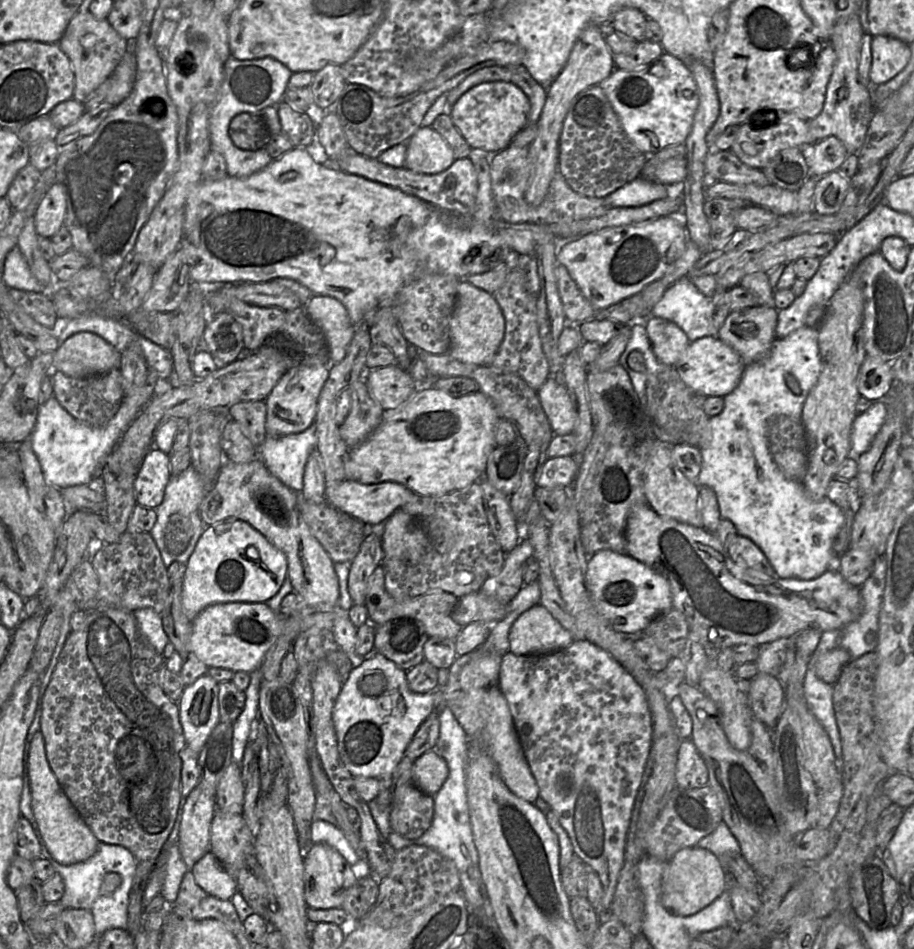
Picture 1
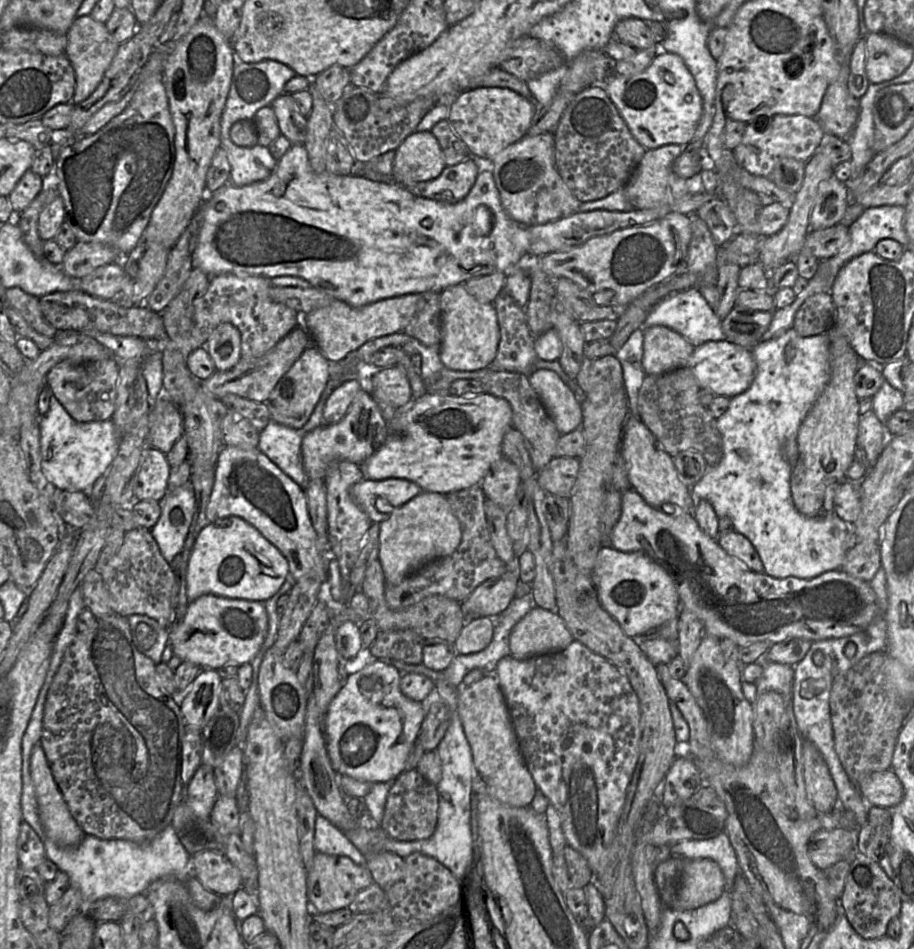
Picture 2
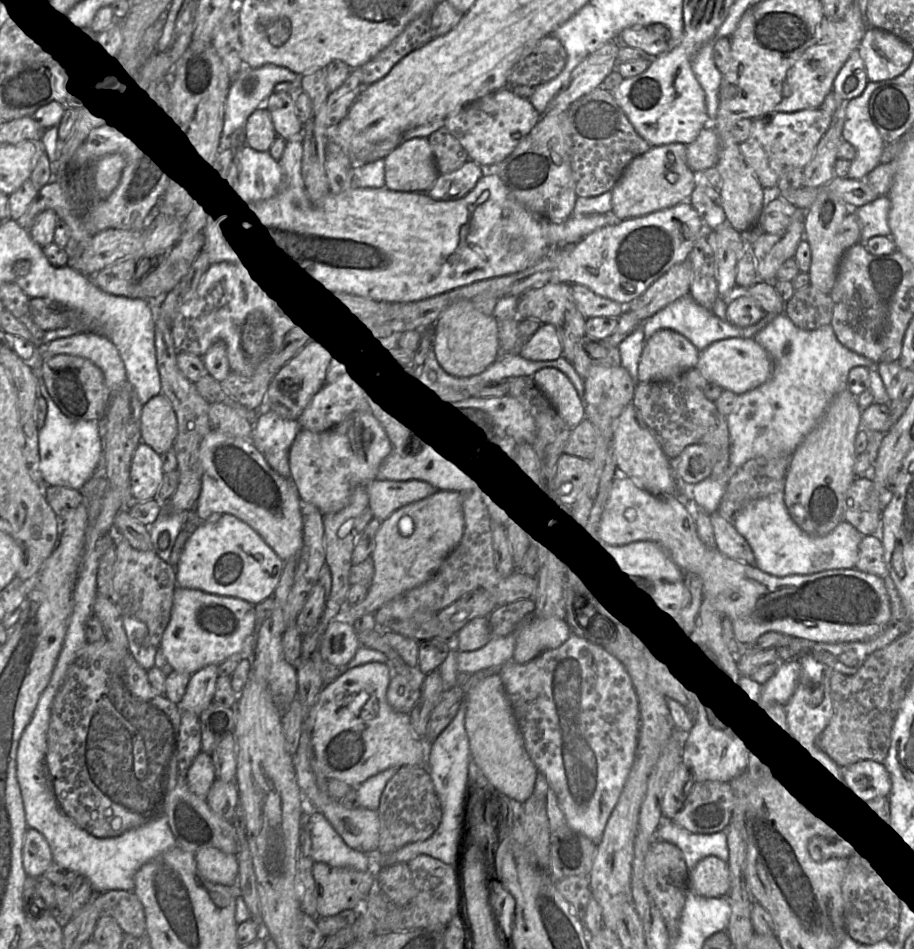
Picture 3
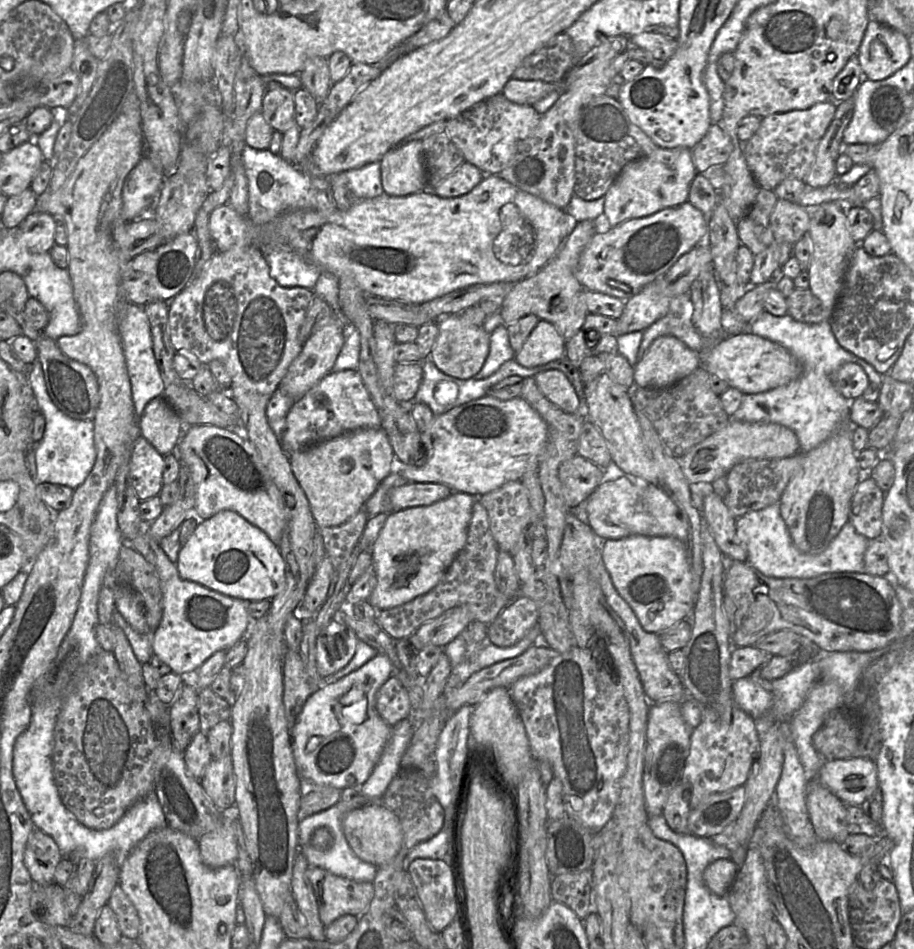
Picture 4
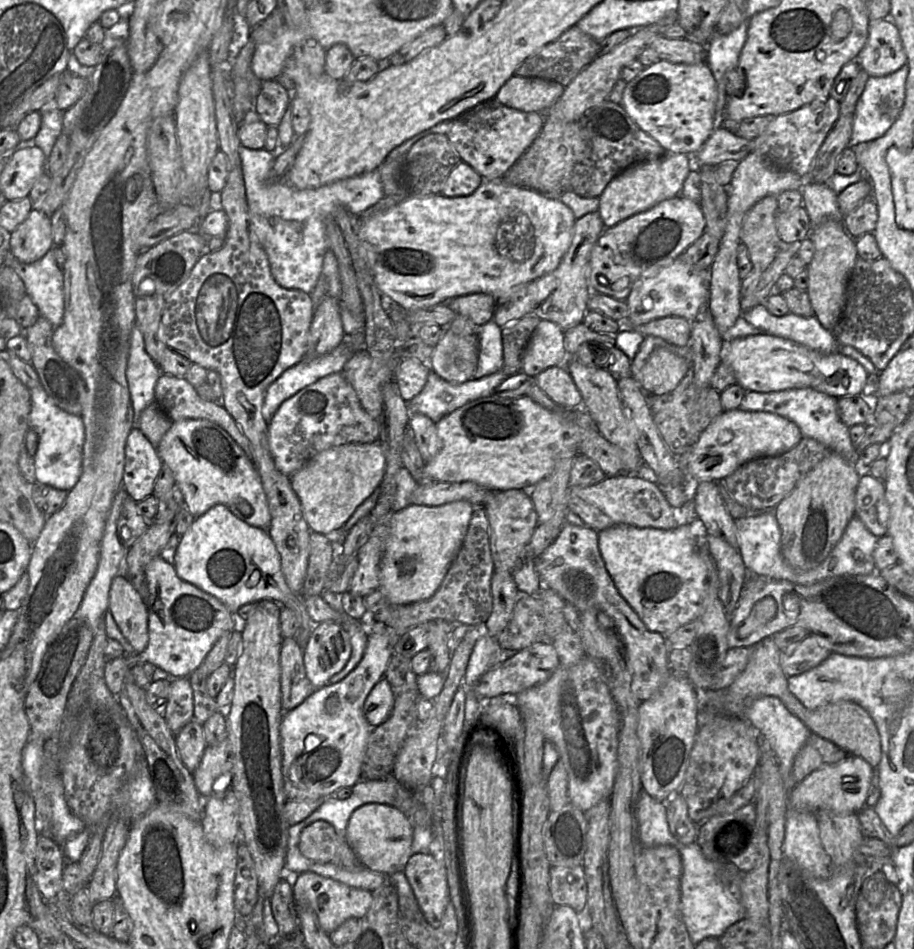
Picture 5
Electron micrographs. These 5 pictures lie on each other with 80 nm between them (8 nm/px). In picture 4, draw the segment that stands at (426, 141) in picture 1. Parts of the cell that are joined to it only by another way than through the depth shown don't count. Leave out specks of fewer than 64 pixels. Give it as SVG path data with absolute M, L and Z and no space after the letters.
M421 140L390 149L380 160L384 193L407 196L427 189L427 173Z

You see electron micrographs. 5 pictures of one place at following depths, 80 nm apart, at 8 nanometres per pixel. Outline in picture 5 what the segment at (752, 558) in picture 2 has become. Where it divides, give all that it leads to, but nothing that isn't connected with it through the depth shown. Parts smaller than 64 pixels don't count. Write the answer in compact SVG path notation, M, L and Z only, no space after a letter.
M700 481L694 498L697 517L703 522L707 533L717 536L738 548L735 519L728 512L720 495L716 481Z

